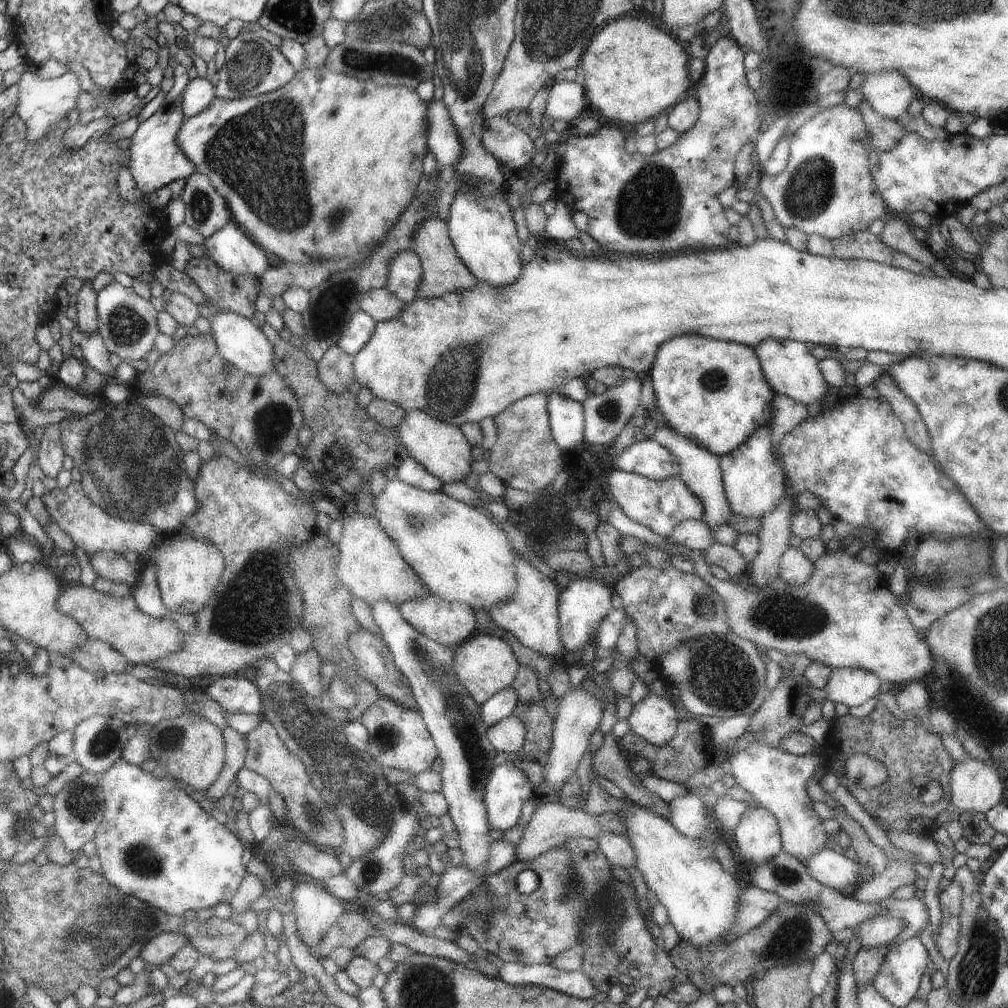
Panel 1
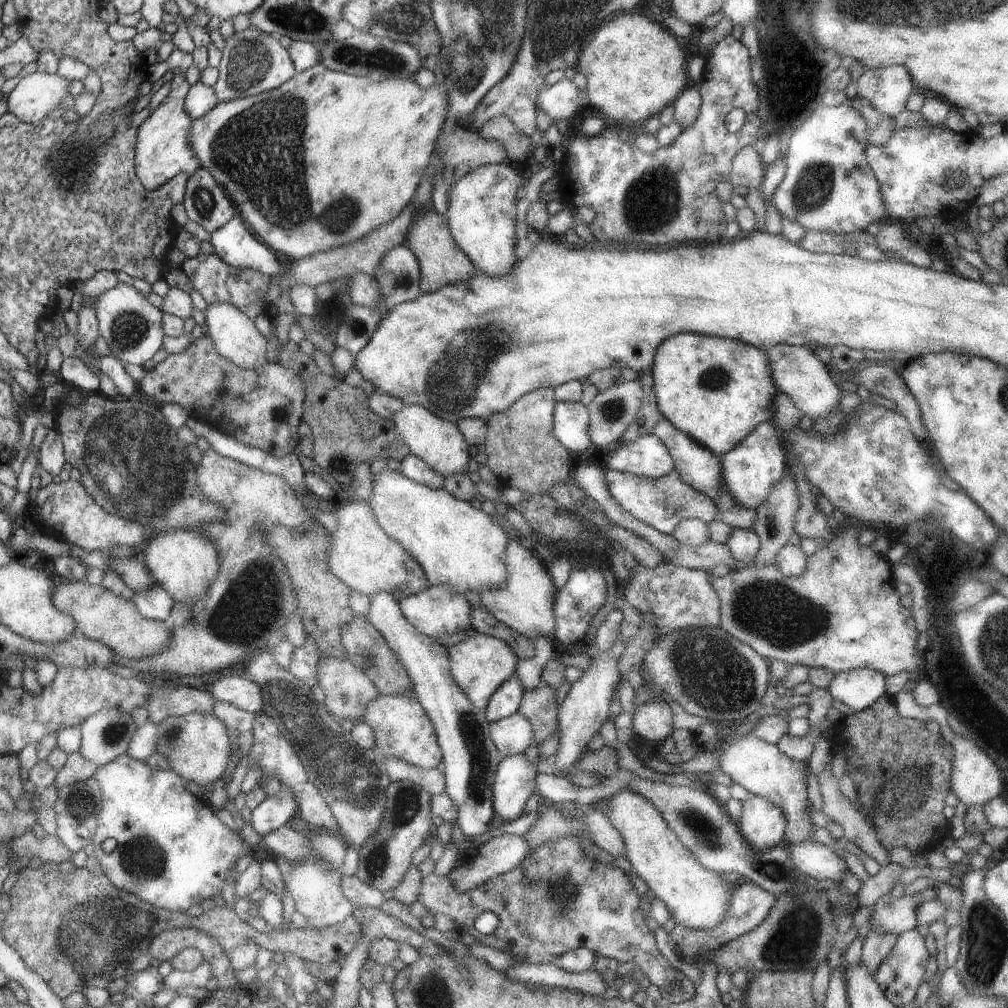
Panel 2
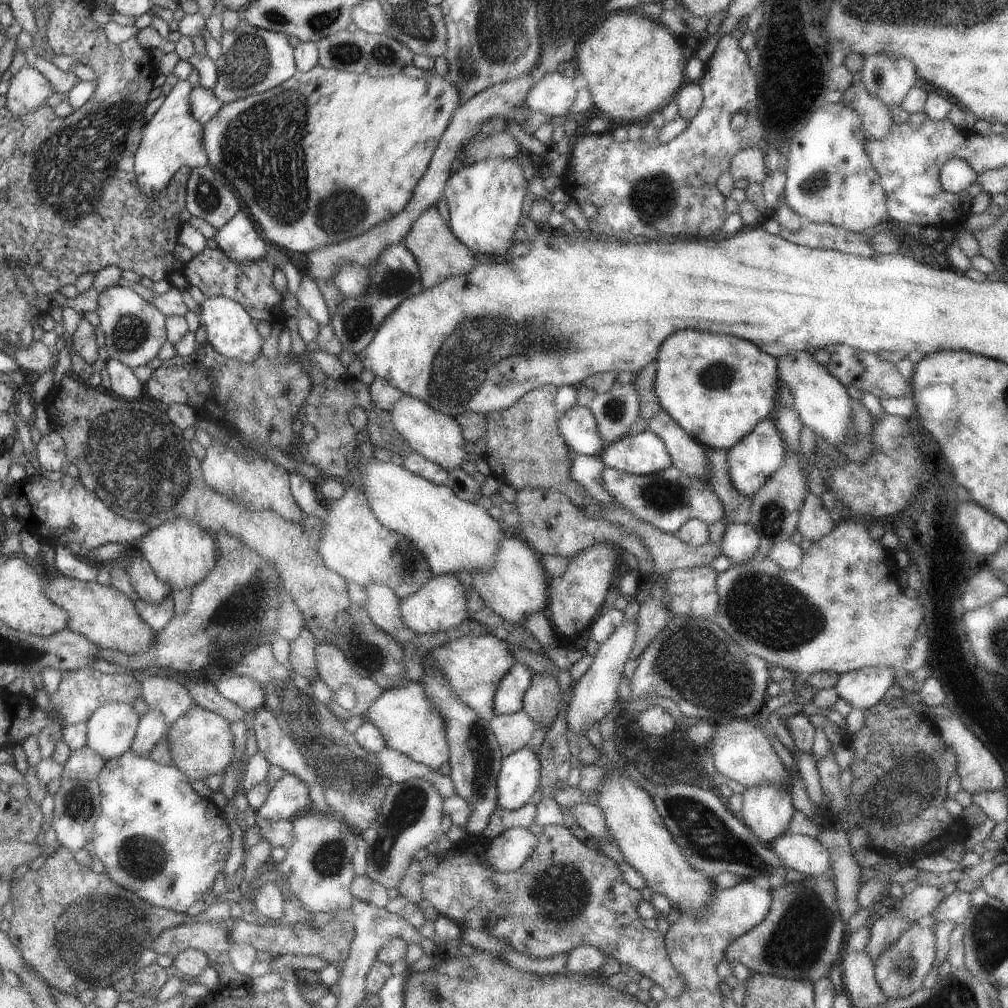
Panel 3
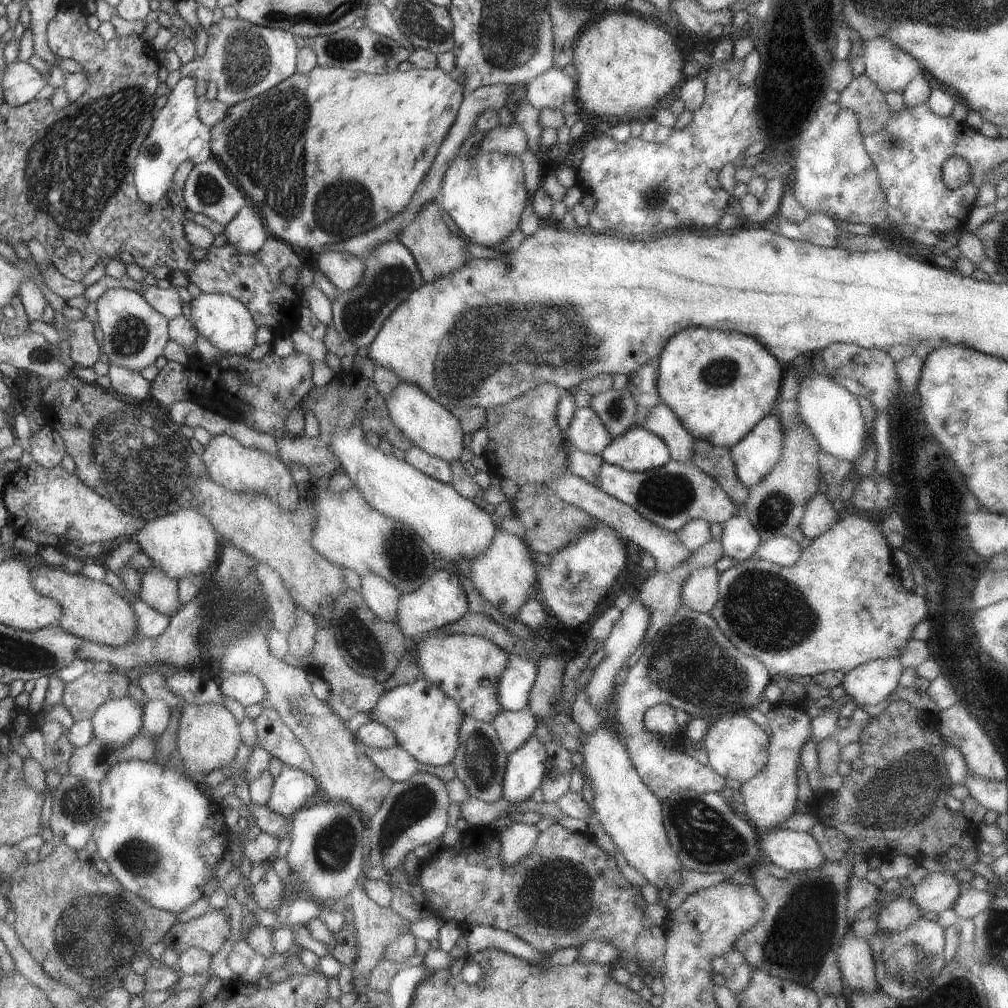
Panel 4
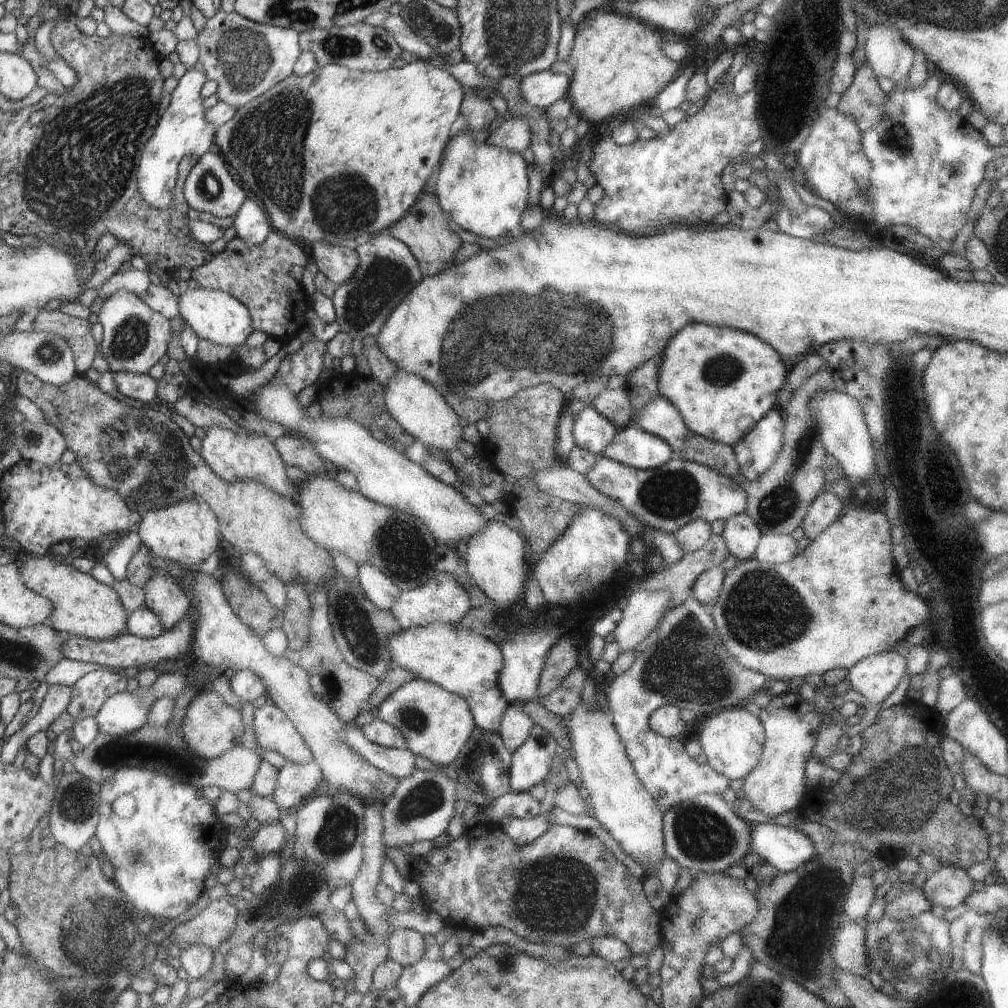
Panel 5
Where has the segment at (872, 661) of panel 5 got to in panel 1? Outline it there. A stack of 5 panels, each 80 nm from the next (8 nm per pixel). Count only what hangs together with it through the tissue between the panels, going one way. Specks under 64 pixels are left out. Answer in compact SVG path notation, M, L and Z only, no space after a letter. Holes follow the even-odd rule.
M848 667L833 668L824 687L827 698L847 707L860 706L882 692L882 681L874 673Z

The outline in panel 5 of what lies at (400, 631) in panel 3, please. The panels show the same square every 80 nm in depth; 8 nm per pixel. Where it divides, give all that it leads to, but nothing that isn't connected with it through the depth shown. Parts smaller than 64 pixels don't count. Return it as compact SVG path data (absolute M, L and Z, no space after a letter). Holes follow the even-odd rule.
M364 563L359 566L357 579L374 606L392 612L402 590L389 576L386 576L386 573L373 564Z

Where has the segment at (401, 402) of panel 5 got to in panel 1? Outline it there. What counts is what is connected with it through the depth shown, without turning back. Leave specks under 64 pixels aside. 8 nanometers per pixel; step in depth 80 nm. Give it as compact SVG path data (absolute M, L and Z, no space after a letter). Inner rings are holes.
M420 410L408 411L397 430L400 443L409 457L420 462L428 472L436 476L445 486L447 483L460 483L468 476L474 463L472 448L465 434L455 425L436 421L428 413Z

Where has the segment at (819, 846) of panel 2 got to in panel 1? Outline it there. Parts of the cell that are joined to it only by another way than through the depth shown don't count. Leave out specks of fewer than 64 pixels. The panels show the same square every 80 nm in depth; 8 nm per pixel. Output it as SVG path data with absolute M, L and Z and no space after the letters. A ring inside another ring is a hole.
M830 848L816 852L805 862L810 876L824 886L840 891L848 886L859 886L862 874L860 863Z

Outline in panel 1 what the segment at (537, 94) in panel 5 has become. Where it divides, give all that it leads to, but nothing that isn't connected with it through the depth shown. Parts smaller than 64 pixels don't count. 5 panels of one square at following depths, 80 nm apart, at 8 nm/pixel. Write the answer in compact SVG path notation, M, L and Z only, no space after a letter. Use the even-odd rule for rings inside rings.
M562 81L551 86L544 114L553 120L560 119L569 123L578 118L587 106L583 86L576 82Z

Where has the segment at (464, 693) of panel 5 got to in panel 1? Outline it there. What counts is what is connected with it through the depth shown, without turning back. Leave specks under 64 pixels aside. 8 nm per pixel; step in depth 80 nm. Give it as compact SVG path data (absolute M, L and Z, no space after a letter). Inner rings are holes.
M478 632L454 648L454 668L461 683L479 705L492 699L497 692L513 686L522 666L512 646L502 637Z

